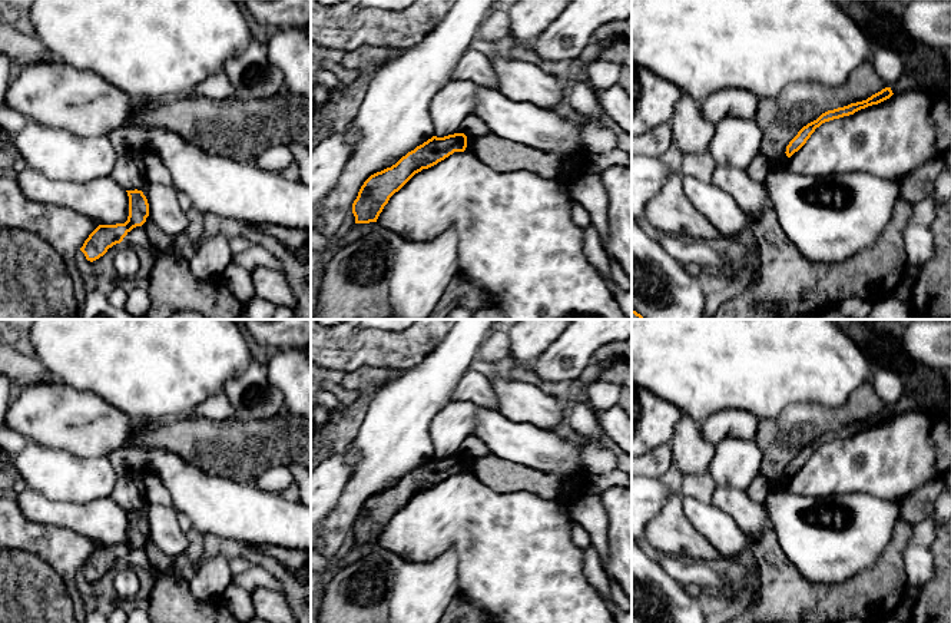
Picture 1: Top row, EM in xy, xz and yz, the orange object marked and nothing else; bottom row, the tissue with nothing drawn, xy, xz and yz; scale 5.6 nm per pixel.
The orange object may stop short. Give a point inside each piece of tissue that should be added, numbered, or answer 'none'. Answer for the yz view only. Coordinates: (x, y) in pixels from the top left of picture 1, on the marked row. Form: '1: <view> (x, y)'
none

